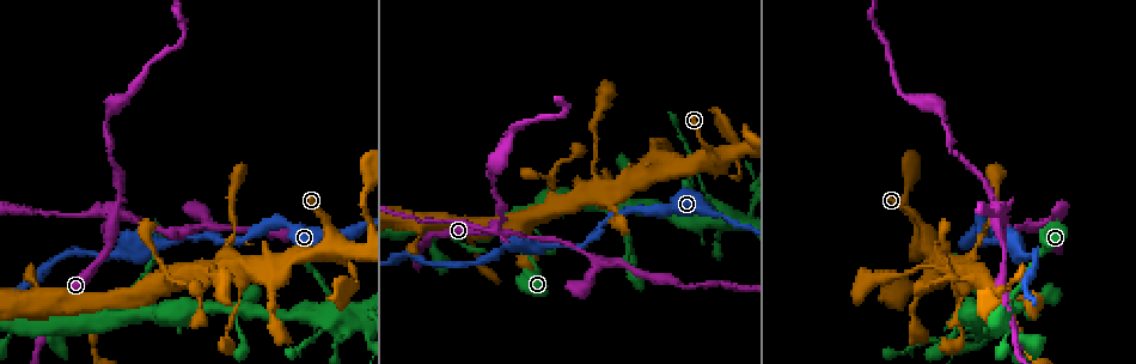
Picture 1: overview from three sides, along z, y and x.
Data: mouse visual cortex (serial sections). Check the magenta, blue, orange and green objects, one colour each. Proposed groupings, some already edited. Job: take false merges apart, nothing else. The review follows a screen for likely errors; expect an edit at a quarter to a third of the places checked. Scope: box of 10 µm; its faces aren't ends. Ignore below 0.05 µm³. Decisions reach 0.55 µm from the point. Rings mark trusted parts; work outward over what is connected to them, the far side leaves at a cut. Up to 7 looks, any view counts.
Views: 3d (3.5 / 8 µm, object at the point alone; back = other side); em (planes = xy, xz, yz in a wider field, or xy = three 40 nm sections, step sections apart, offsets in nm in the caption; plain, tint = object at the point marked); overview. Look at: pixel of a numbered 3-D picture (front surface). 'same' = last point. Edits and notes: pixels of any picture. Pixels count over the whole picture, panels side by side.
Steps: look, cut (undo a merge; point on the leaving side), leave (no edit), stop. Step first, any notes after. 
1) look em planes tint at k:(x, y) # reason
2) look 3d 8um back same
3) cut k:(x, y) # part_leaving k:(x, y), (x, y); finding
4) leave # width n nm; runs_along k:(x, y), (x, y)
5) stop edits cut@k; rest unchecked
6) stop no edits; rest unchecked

look 3d 3.5um at 1:(114, 213) # four or more arms meet

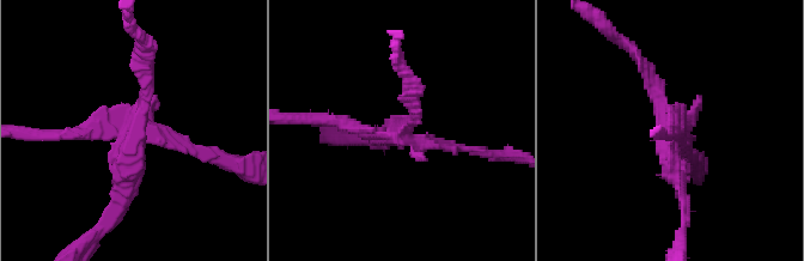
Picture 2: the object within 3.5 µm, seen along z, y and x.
look em xy step 3 tint at 2:(134, 133) # need the tissue

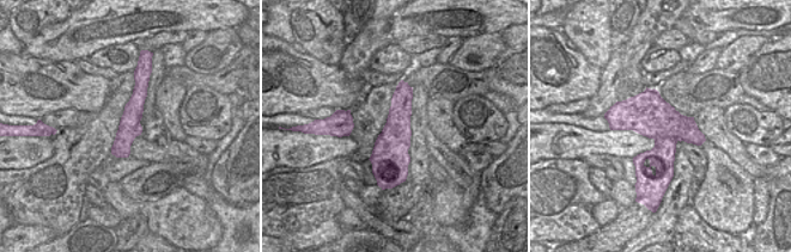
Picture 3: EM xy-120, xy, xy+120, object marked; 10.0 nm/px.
cut 2:(71, 134) # part_leaving 2:(150, 129), (183, 147), (249, 165); a second cell is stuck on

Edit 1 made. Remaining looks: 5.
look 3d 3.5um at 1:(945, 254) # narrows sharply

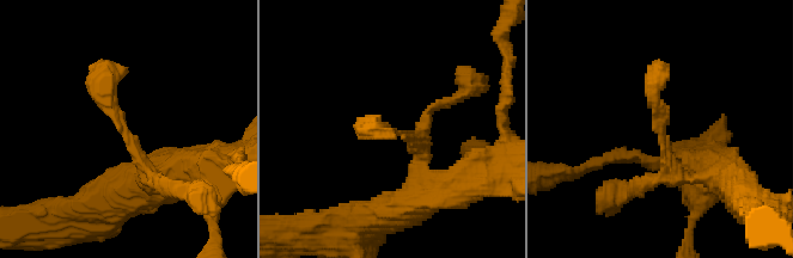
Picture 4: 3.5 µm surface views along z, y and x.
look em xy step 1 tint at 4:(396, 132)

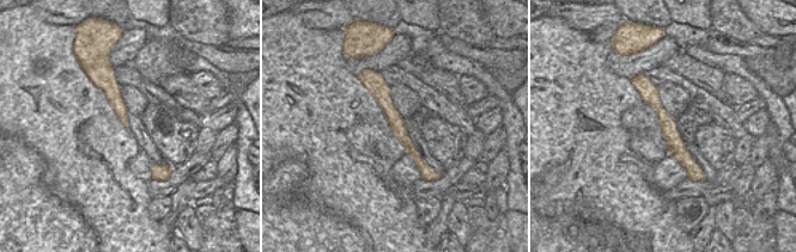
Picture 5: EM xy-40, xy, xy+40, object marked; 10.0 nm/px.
leave # width 150 nm; runs_along 5:(642, 78), (691, 167); one cell here

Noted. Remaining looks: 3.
look 3d 3.5um at 1:(330, 316) # abrupt turn

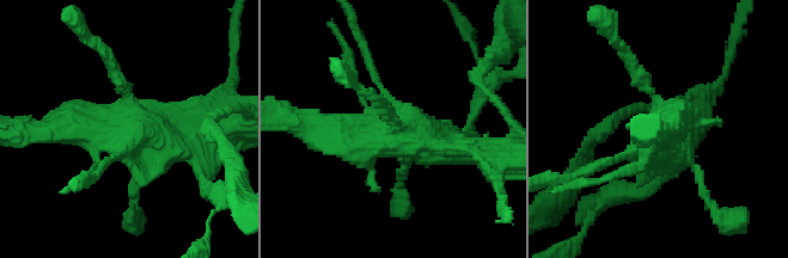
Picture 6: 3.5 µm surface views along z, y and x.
look em xy step 5 tint at 6:(395, 131)

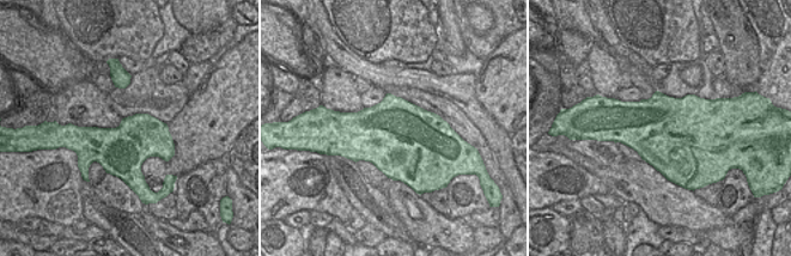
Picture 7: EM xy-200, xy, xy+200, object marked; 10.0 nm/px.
leave # runs_along 6:(315, 127), (421, 133), (476, 151); one cell here

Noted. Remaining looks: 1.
stop edits cut@2; rest unchecked

